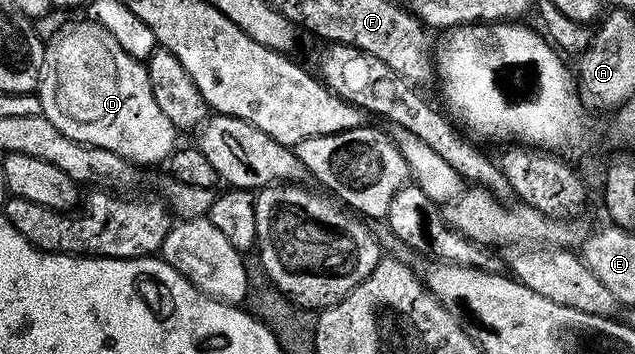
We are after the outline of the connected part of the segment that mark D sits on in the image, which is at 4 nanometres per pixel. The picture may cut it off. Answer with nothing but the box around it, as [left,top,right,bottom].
[37,17,177,165]

